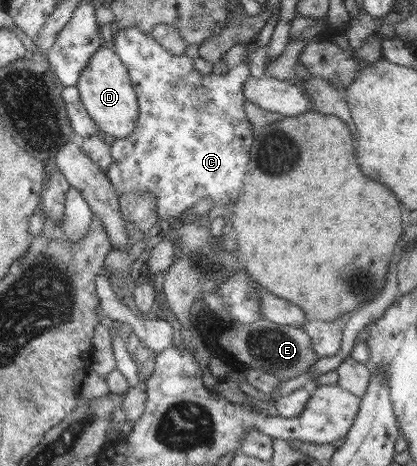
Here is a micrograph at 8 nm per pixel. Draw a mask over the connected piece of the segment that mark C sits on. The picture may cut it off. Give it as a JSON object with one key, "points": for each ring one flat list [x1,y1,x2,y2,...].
{"points":[[134,26,133,28,121,28,115,29,113,35,114,44,113,49,117,53,117,56,122,60,122,63,126,66,129,72,131,85,134,87,136,97,138,98,138,117,136,120,133,134,130,134,127,138,117,139,111,145,110,155,112,158,111,164,106,168,106,175,112,184,112,187,116,190,116,193,120,196,122,194,151,192,155,196,157,205,157,214,161,221,173,221,175,219,185,220,188,212,200,201,202,198,208,198,214,202,214,206,232,206,230,204,232,200,237,201,239,194,244,188,244,178,246,172,248,172,248,165,250,164,250,150,251,145,254,142,254,135,257,131,256,127,248,121,246,112,244,111,244,97,242,88,249,78,251,78,251,72,249,66,247,66,247,56,244,63,235,66,232,70,229,70,227,74,200,74,195,70,194,60,188,57,186,54,175,55,169,50,165,50,159,42,157,42,151,34,143,32,140,28]]}

